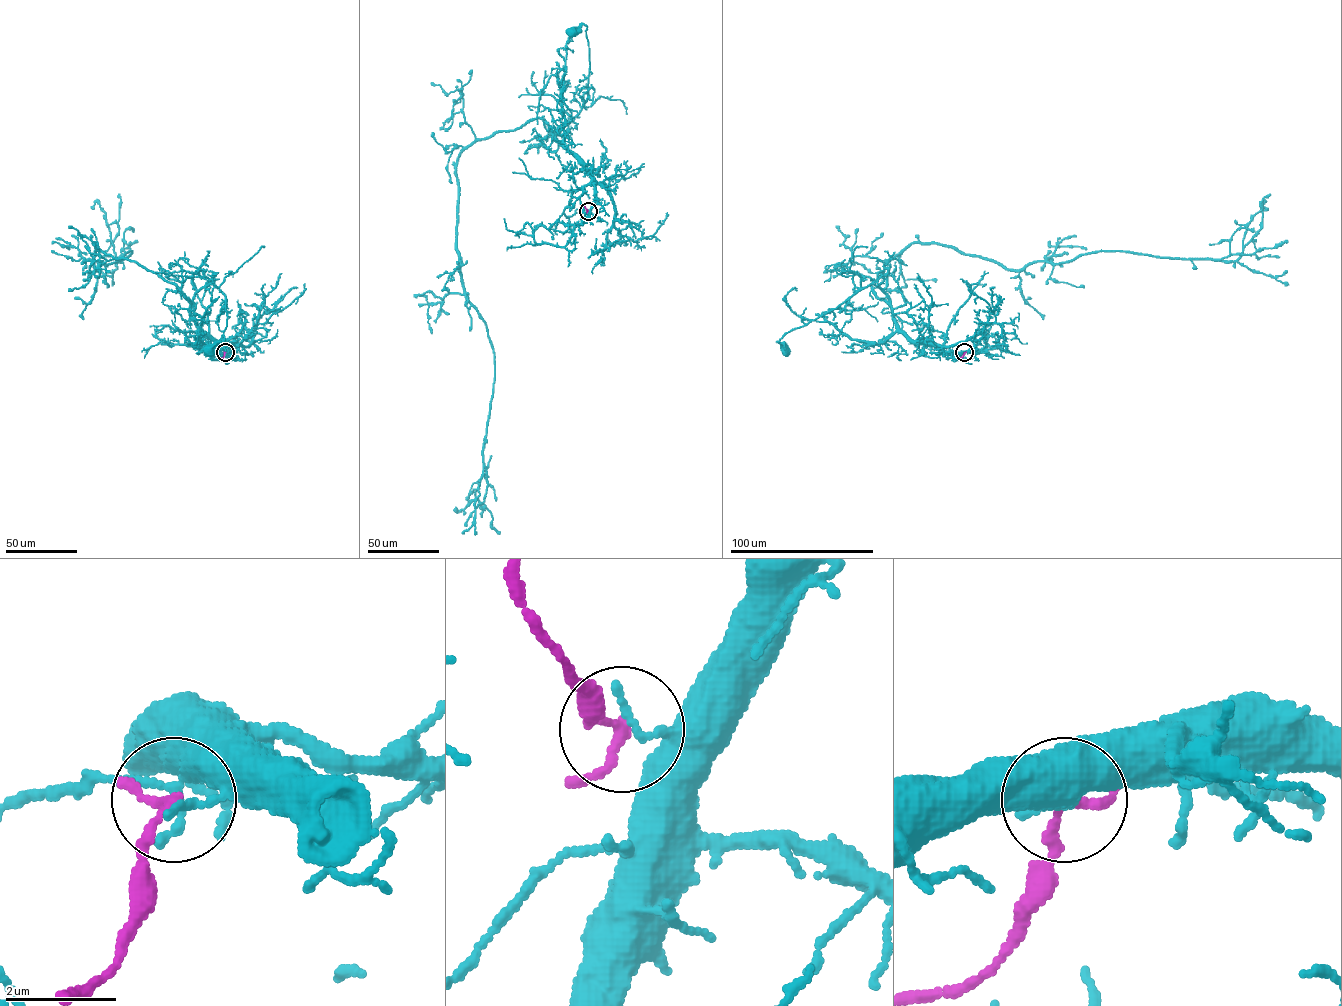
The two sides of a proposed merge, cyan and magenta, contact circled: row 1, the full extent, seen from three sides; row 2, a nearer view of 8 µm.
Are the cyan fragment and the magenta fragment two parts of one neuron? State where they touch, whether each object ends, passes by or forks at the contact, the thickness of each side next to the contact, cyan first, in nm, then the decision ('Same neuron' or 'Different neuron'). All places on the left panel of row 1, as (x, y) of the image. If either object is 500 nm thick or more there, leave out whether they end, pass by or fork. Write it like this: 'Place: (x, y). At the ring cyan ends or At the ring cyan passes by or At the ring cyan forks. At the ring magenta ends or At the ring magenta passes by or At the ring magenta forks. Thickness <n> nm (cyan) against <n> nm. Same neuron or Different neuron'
Place: (225, 352). At the ring cyan ends. At the ring magenta passes by. Thickness 150 nm (cyan) against 160 nm. Different neuron

